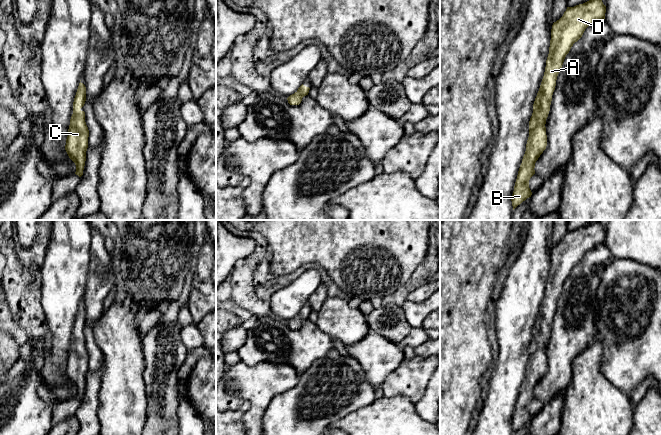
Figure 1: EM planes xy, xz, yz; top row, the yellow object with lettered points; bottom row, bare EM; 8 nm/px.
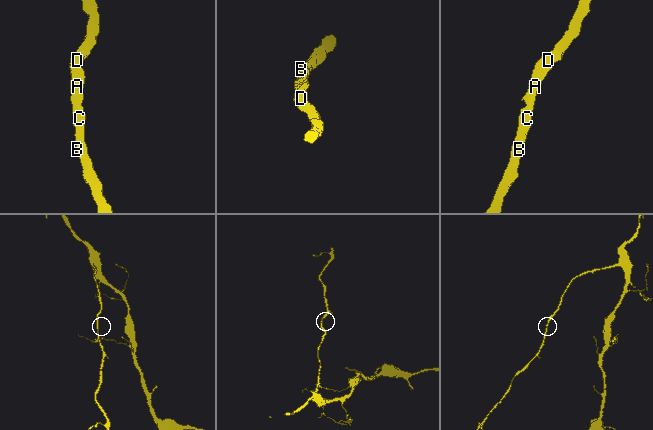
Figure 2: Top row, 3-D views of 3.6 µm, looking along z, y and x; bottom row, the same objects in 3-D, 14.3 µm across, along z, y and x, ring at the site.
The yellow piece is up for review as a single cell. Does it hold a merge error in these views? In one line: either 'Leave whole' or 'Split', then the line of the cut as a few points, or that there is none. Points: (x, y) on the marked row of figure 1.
Leave whole. No split

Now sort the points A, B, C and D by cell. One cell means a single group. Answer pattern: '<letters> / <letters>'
A B C D

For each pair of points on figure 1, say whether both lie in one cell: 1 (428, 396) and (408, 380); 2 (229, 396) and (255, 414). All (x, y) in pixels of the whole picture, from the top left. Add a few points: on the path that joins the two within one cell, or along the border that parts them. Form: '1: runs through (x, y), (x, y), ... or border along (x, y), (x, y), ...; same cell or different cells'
1: border along (429, 379), (423, 395), (415, 403); different cells
2: runs through (238, 396), (248, 396), (255, 405); same cell

